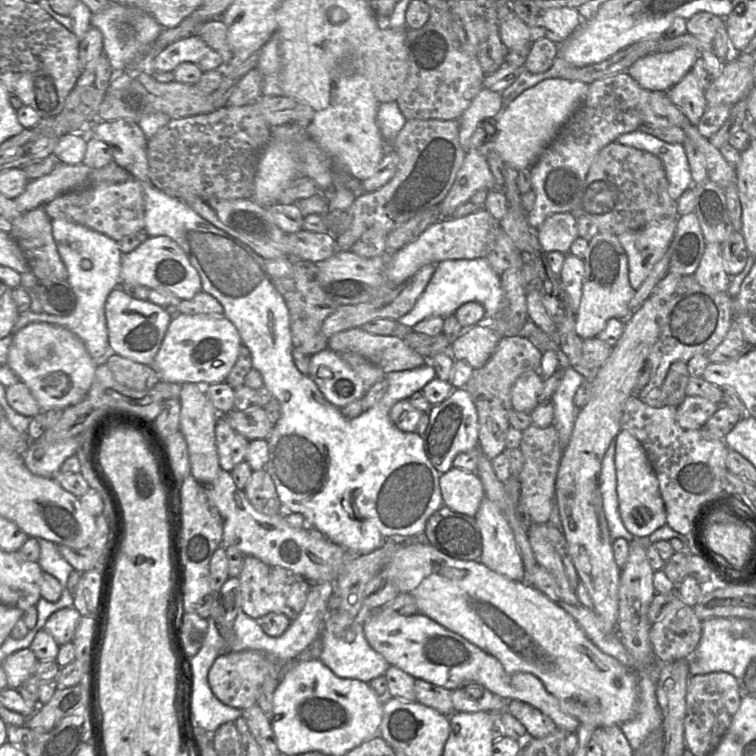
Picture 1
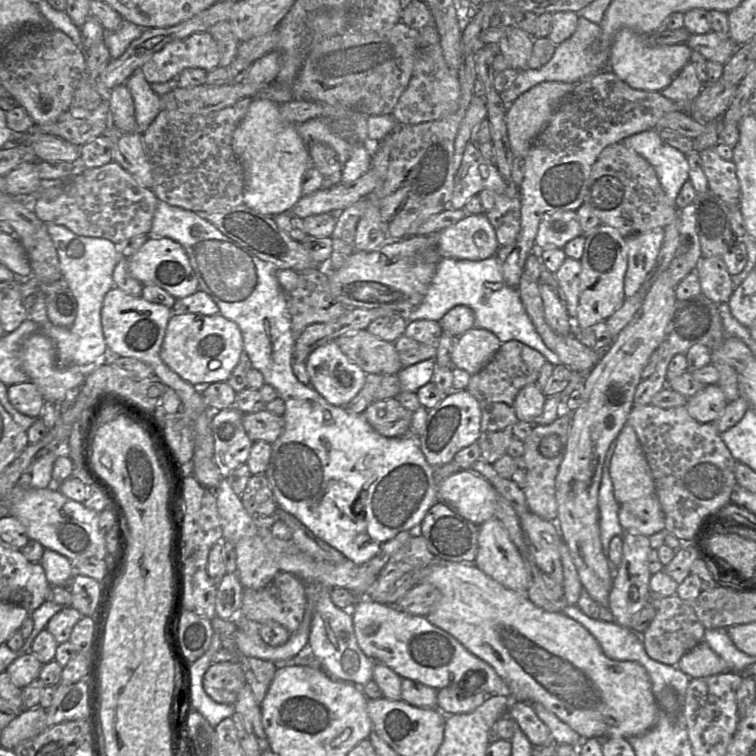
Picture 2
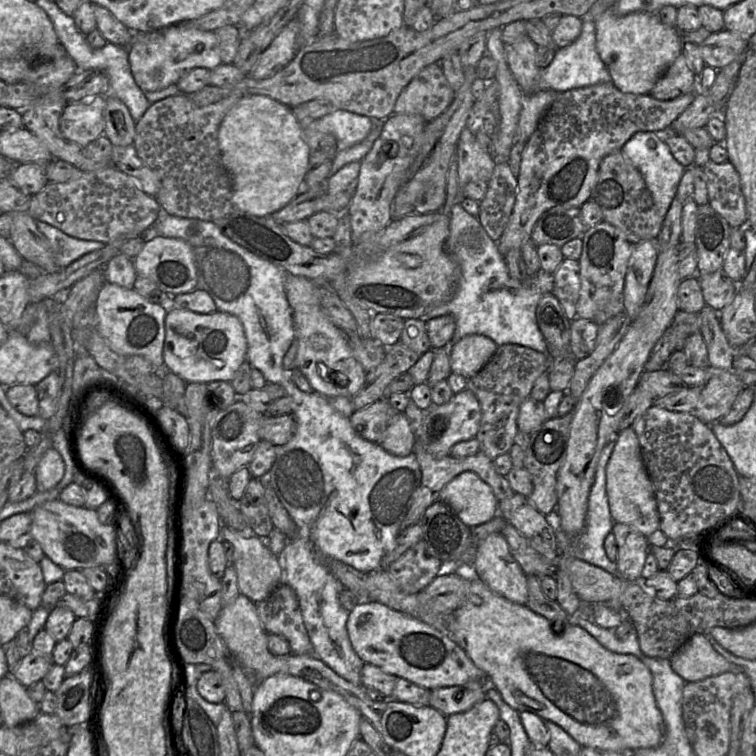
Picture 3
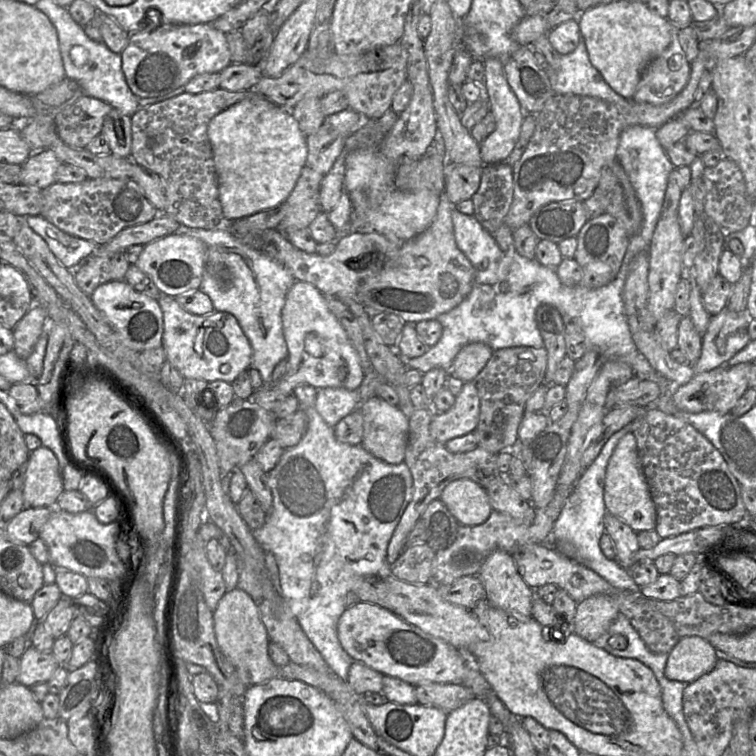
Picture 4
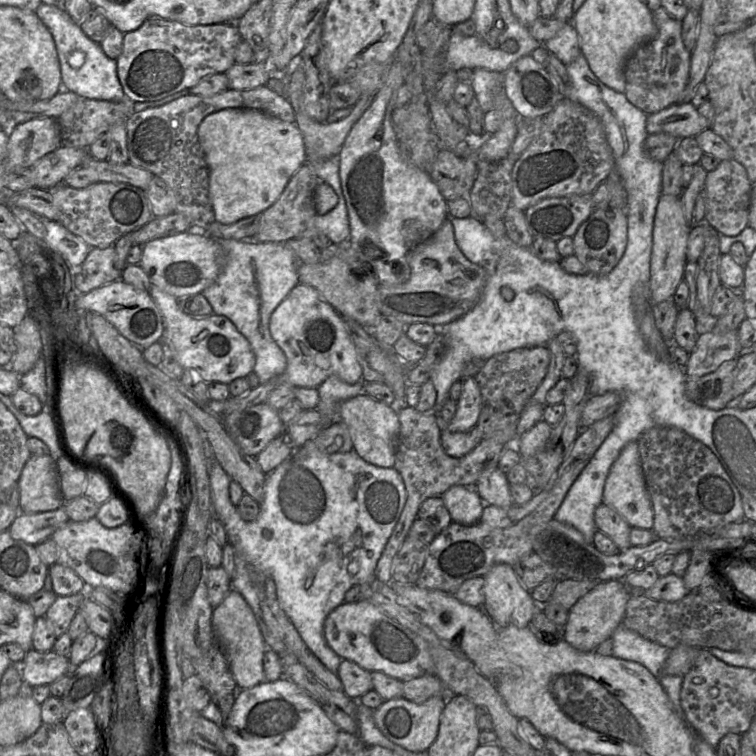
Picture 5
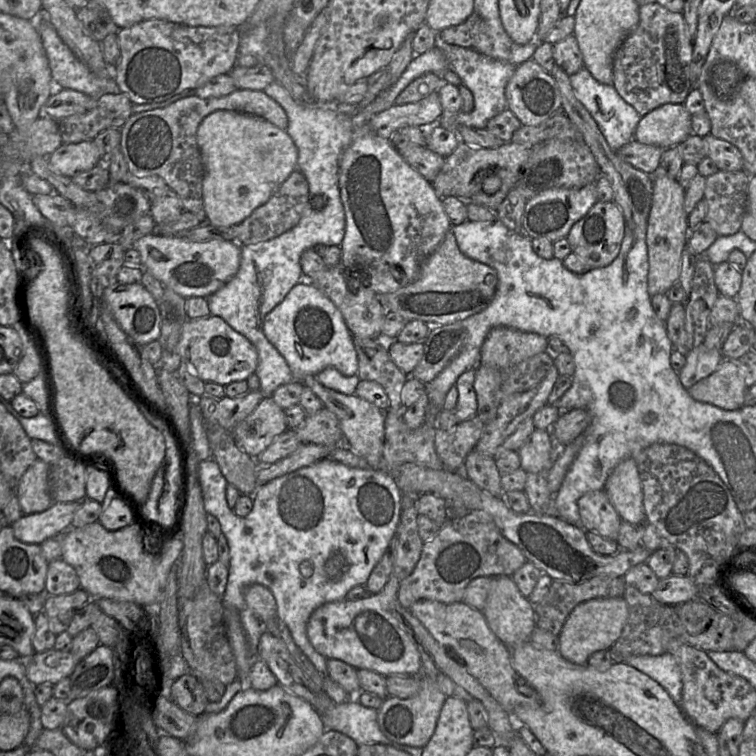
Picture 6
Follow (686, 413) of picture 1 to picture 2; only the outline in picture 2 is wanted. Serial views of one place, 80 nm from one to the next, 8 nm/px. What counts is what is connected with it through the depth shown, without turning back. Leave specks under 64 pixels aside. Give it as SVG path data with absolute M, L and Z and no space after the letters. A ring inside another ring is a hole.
M718 384L705 385L685 405L689 415L699 423L712 423L725 410L728 400Z

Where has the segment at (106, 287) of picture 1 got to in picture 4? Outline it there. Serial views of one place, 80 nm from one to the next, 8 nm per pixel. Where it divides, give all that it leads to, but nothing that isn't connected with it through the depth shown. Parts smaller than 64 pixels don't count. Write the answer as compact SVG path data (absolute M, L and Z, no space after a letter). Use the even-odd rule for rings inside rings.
M41 215L22 217L44 239L59 262L69 270L77 269L99 247L92 241L62 231Z

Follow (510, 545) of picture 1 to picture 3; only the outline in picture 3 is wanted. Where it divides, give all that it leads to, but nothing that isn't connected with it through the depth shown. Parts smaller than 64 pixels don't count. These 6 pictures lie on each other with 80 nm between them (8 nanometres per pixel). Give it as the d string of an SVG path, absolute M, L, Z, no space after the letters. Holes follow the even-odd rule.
M492 533L480 543L474 573L494 593L513 603L526 605L527 575L513 557L502 533Z

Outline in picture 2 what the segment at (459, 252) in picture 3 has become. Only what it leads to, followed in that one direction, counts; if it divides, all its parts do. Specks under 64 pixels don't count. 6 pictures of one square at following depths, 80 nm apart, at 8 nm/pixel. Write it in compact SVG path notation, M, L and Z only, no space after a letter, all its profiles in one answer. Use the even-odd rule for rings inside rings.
M496 255L479 261L442 258L424 299L408 315L406 324L416 320L439 321L457 305L470 307L475 316L473 327L489 330L499 338L501 343L517 340L540 352L546 361L554 366L561 364L557 354L545 345L536 331L524 309L518 289L505 283Z

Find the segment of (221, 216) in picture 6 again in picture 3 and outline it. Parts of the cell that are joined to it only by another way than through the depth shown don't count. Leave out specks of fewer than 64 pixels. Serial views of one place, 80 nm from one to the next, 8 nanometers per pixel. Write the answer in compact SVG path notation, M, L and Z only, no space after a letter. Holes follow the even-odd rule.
M245 96L223 118L218 146L232 182L234 210L258 217L271 216L300 193L308 168L309 148L288 106L267 96Z

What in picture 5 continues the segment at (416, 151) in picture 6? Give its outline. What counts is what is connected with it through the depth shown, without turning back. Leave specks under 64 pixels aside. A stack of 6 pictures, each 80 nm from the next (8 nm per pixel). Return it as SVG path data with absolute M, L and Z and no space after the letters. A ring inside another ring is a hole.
M448 149L438 152L428 173L445 200L467 198L478 176L476 159L463 159Z

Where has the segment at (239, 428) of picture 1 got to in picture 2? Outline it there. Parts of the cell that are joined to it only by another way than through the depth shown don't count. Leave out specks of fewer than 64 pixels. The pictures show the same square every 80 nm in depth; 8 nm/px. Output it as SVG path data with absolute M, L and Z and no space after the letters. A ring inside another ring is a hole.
M266 410L243 414L243 427L253 441L275 442L284 430L284 418Z

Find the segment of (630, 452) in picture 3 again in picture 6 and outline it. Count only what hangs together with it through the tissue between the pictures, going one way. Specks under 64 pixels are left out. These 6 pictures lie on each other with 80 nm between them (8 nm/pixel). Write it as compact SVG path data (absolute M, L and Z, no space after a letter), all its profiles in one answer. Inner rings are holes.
M635 458L624 459L612 470L604 490L623 521L633 526L646 523L643 490Z

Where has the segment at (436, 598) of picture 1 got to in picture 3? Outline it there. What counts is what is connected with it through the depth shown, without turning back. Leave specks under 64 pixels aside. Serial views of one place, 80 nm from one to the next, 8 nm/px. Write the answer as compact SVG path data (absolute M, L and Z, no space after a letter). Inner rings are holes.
M461 565L455 572L470 581L469 591L465 601L453 611L450 624L445 632L451 640L456 642L471 659L477 668L482 670L489 678L491 686L500 693L502 699L514 710L529 711L544 721L551 721L563 728L582 747L592 747L600 752L624 749L636 750L639 748L653 748L658 746L665 736L665 724L659 710L653 691L653 676L649 668L636 656L631 654L618 654L604 648L593 636L576 623L568 623L559 632L553 630L552 624L545 617L530 610L527 605L513 603L506 598L494 593L489 587L474 574L473 565Z

